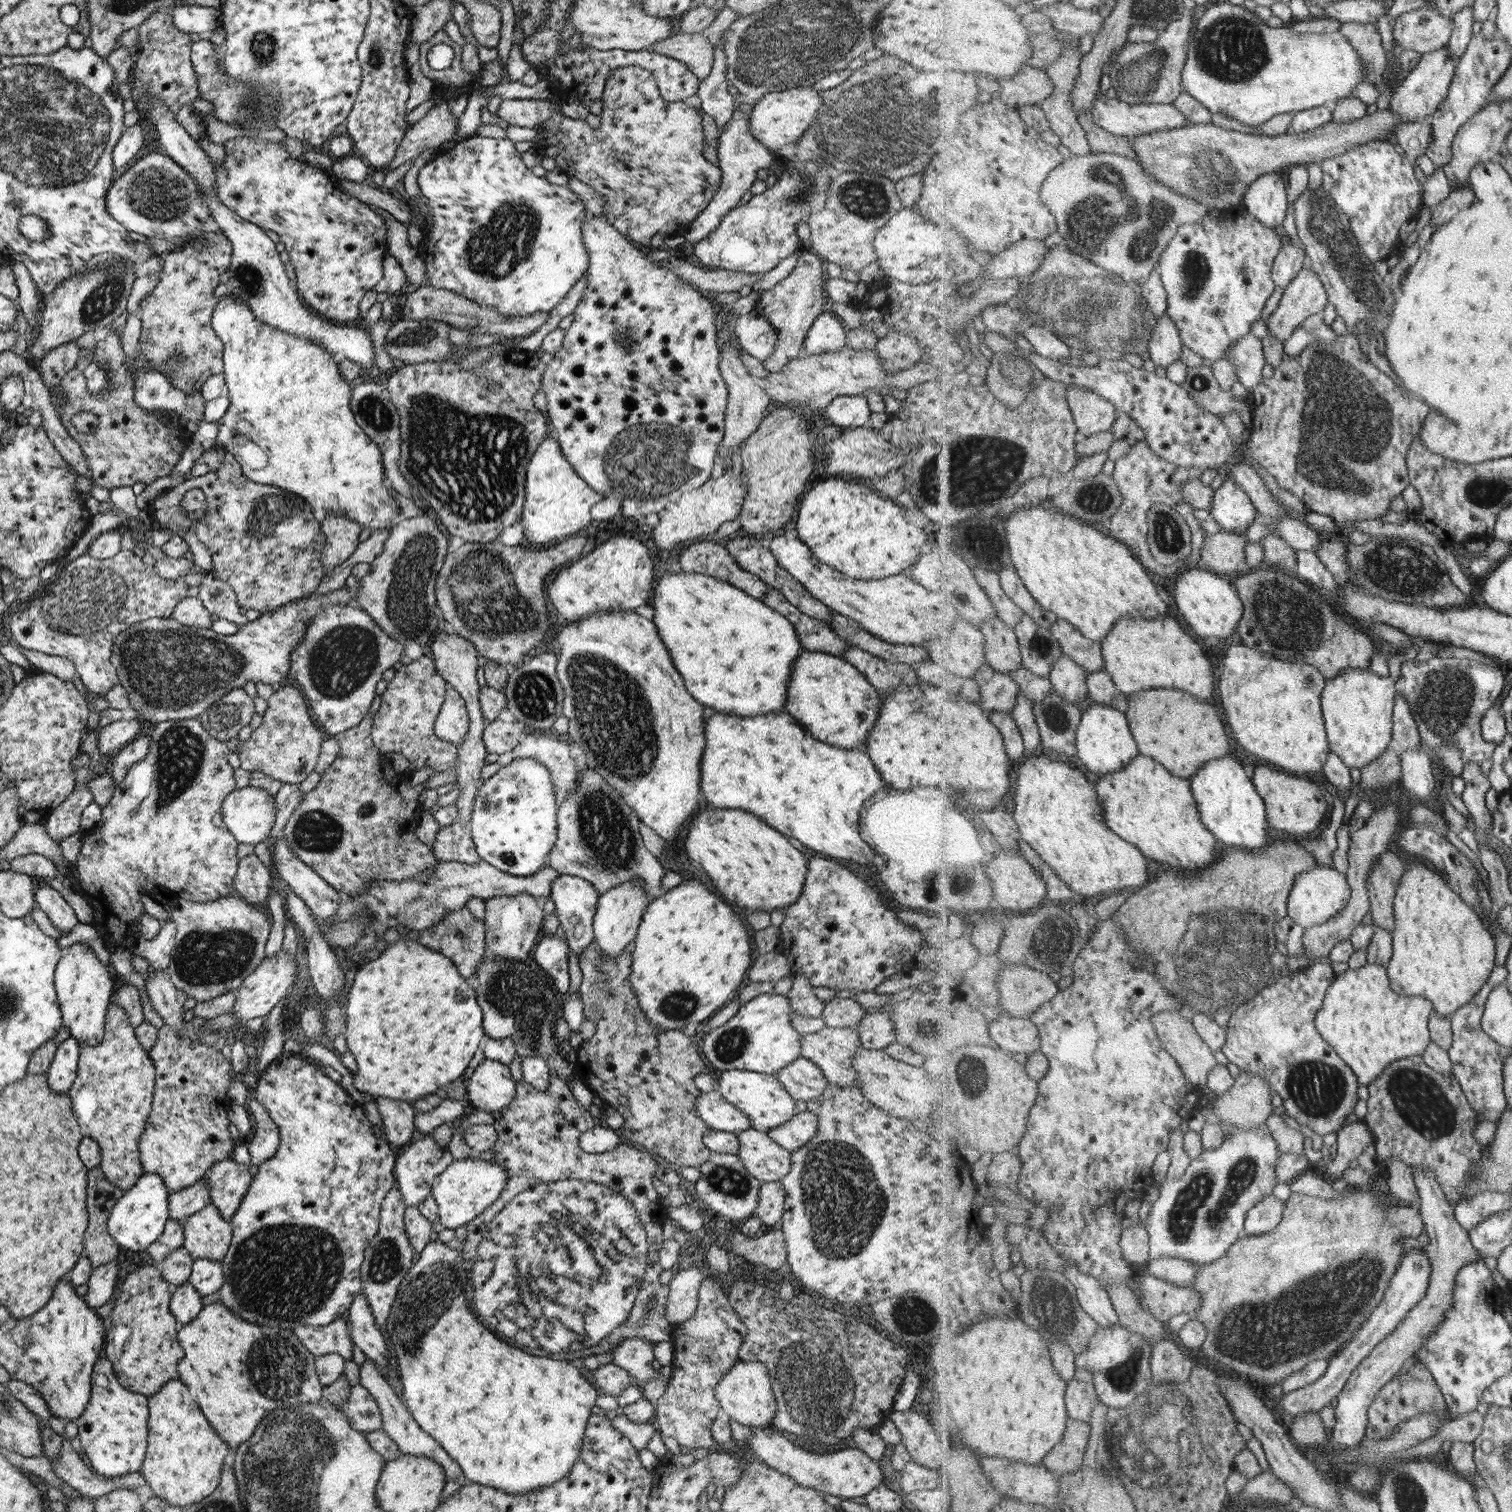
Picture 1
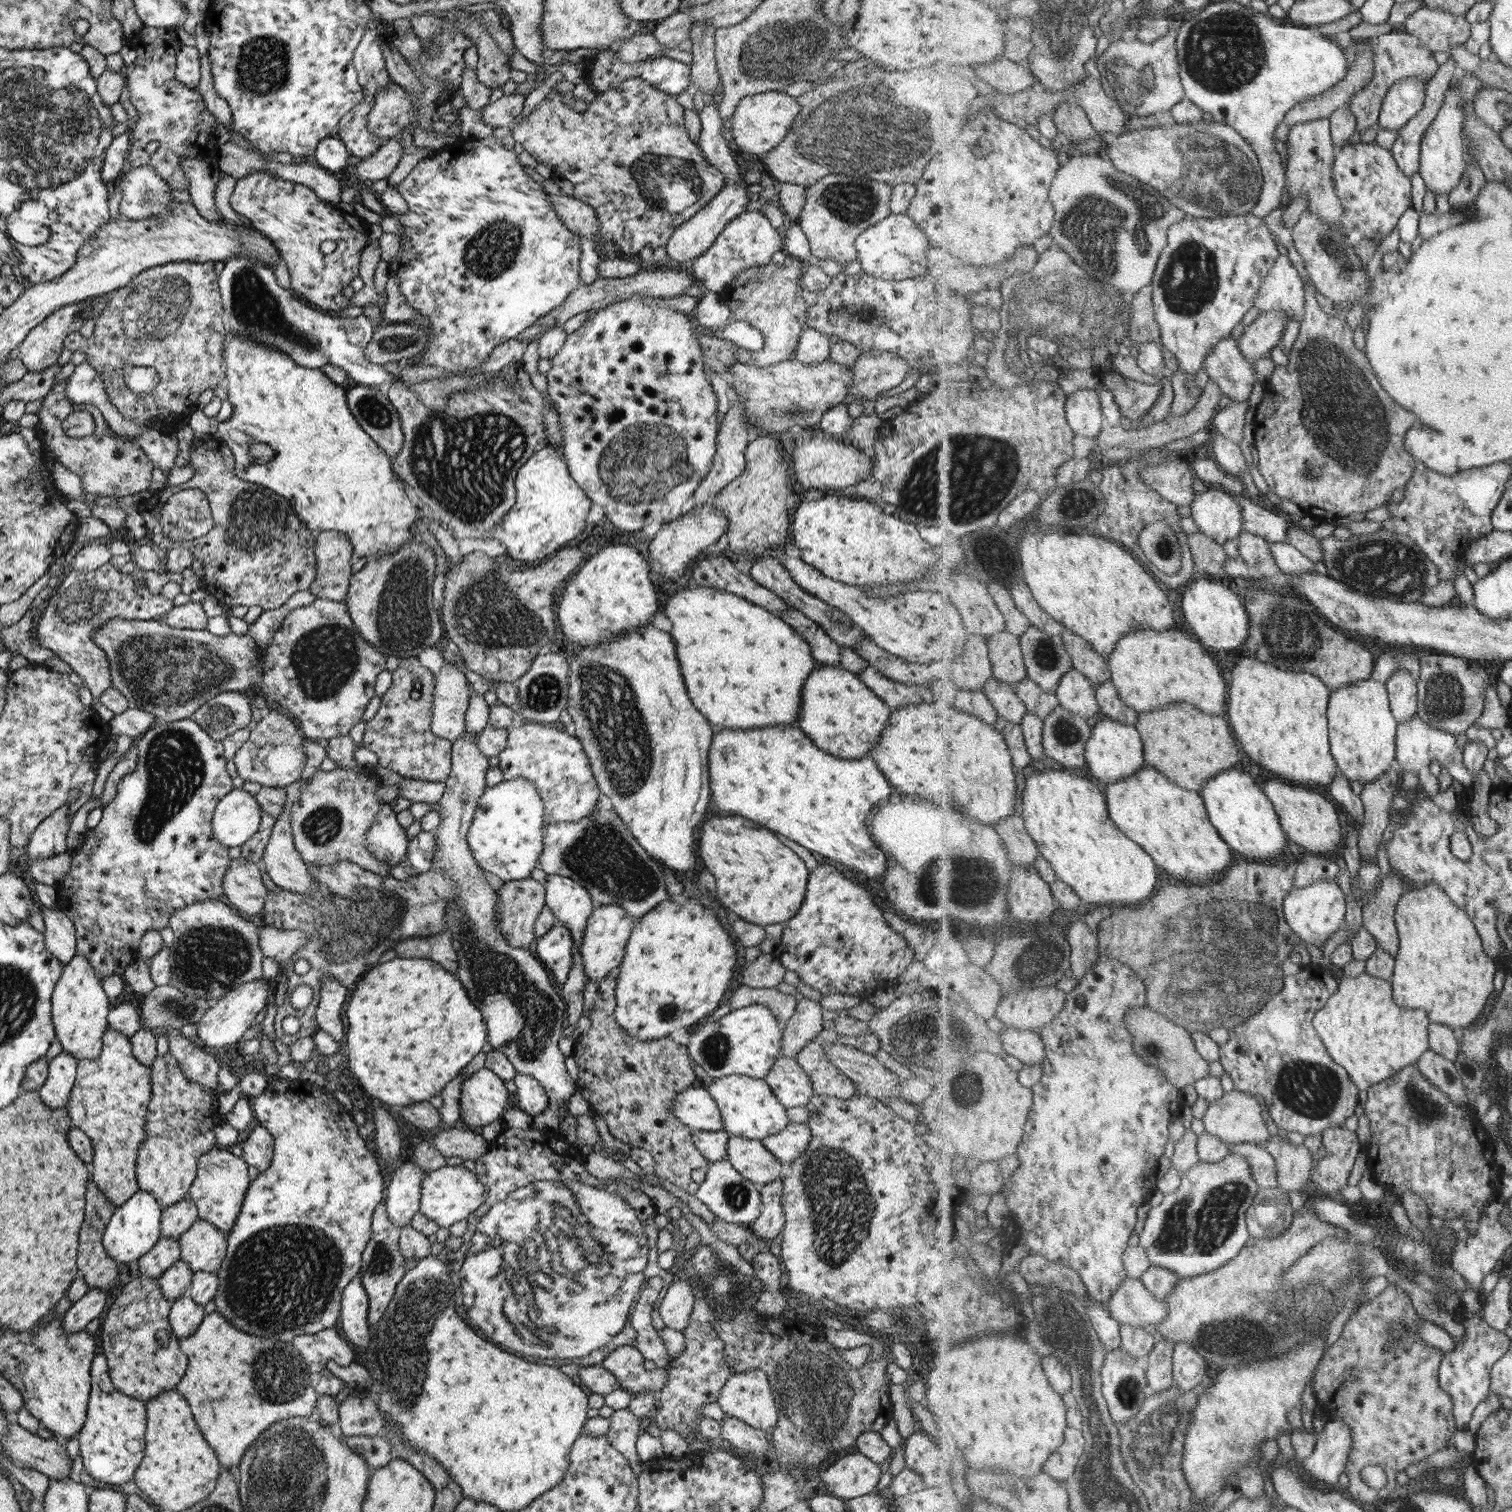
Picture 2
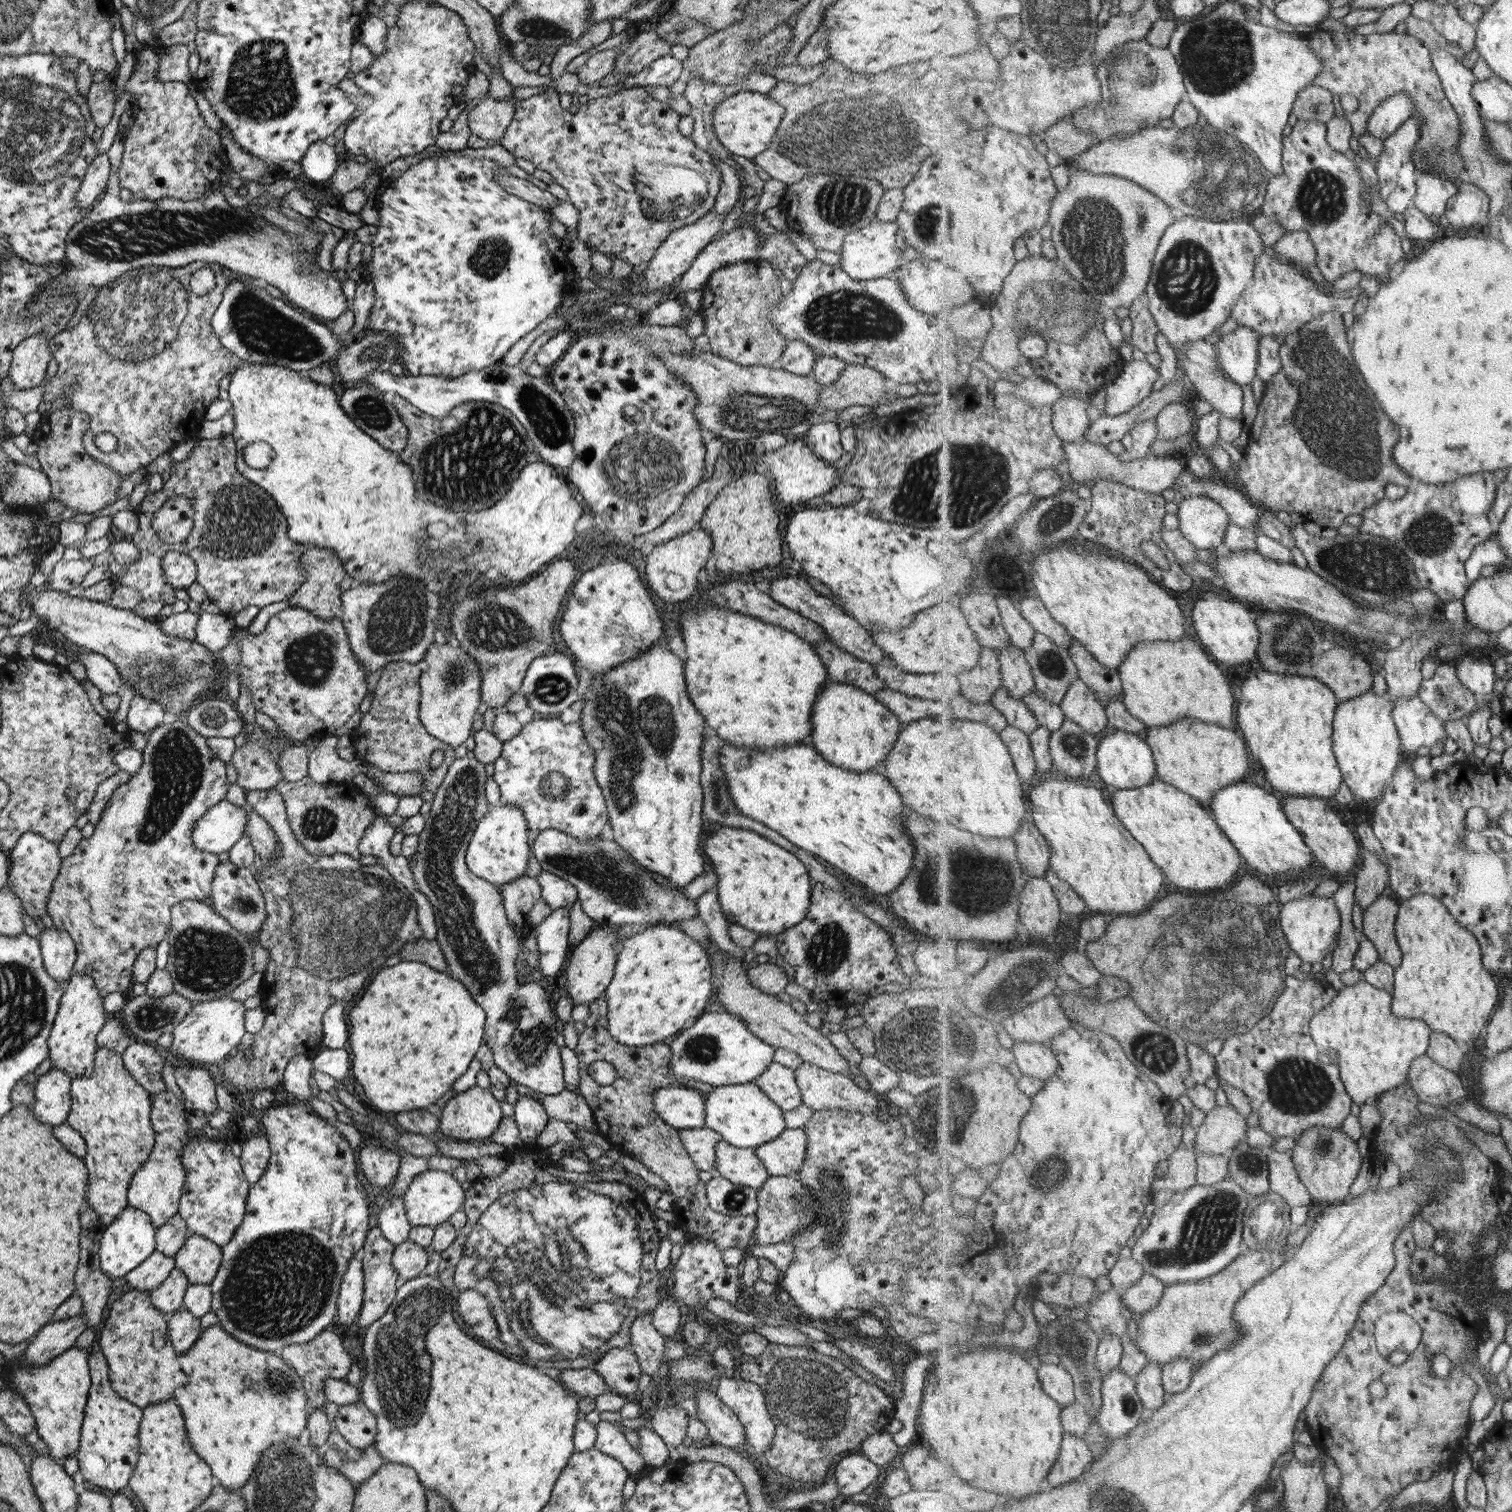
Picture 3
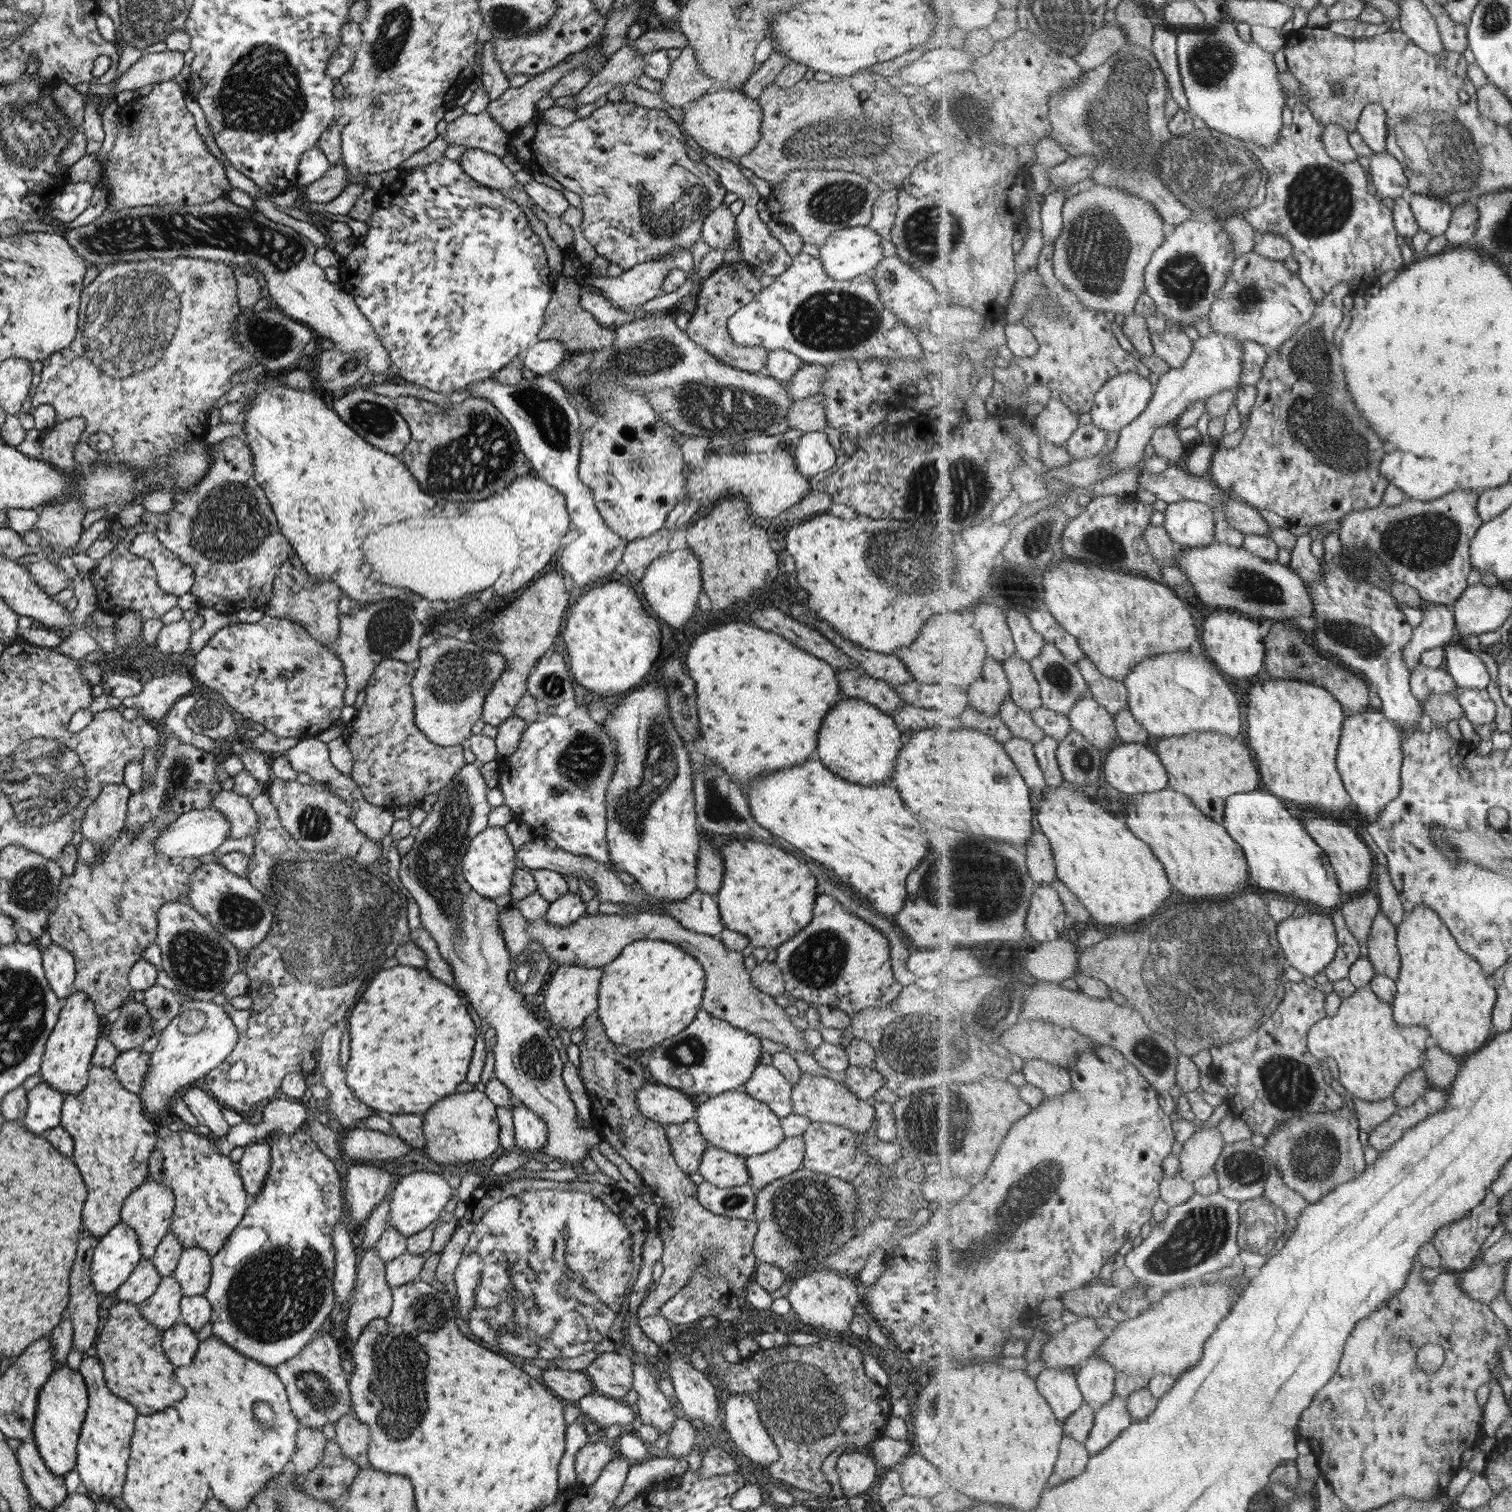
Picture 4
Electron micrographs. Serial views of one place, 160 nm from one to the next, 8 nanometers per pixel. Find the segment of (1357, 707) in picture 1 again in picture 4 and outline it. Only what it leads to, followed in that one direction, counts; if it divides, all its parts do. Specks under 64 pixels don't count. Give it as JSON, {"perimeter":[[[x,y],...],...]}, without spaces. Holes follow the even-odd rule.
{"perimeter":[[[1367,709],[1358,715],[1347,715],[1338,750],[1338,769],[1357,812],[1374,820],[1387,804],[1402,791],[1402,766],[1405,760],[1403,731],[1383,711]]]}

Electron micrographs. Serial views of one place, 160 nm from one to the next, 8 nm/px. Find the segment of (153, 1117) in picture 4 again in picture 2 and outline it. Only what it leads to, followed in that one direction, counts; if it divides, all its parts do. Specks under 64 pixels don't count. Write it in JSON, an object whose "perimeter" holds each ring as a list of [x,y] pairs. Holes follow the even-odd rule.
{"perimeter":[[[261,977],[246,983],[238,984],[221,998],[211,1002],[203,1017],[197,1022],[196,1036],[192,1041],[208,1054],[218,1056],[227,1045],[233,1045],[242,1038],[243,1033],[254,1022],[255,1015],[263,1010],[268,1000],[267,989],[271,984],[267,978]]]}

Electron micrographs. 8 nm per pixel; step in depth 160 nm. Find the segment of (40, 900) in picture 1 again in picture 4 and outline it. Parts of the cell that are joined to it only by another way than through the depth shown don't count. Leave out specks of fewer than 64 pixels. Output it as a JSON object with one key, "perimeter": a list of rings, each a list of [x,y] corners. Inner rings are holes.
{"perimeter":[[[51,944],[40,951],[42,969],[49,988],[63,1001],[74,990],[74,958],[67,950]]]}

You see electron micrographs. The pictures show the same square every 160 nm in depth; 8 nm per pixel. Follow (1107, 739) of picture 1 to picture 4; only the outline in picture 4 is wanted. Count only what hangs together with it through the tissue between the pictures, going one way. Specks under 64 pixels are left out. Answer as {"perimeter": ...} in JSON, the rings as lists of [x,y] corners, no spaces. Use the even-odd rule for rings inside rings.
{"perimeter":[[[1124,742],[1110,750],[1104,760],[1104,776],[1123,796],[1162,791],[1170,786],[1166,765],[1162,763],[1158,753],[1136,742]]]}

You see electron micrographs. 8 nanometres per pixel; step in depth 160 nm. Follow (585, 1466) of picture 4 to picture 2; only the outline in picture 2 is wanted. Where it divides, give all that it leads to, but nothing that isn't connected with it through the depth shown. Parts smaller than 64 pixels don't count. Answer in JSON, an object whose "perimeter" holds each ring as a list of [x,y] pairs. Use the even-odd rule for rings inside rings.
{"perimeter":[[[625,1408],[613,1411],[608,1420],[610,1425],[605,1436],[611,1446],[628,1460],[630,1466],[637,1461],[641,1462],[635,1448],[639,1426],[642,1426],[641,1418],[634,1416]]]}

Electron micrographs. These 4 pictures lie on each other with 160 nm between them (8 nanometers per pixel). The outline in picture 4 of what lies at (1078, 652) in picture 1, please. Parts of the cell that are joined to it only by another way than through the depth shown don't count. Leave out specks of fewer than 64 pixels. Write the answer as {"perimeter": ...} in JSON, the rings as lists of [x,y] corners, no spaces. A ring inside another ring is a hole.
{"perimeter":[[[1085,656],[1077,665],[1094,694],[1094,699],[1113,715],[1129,709],[1128,688],[1123,681],[1113,680],[1102,674],[1095,662]]]}

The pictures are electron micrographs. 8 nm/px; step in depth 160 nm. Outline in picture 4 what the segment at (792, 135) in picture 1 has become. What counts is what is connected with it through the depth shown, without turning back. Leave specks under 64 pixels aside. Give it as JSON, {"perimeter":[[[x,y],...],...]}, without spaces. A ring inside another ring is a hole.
{"perimeter":[[[713,89],[683,108],[680,132],[685,131],[703,150],[726,159],[745,156],[760,140],[761,106],[738,90]]]}

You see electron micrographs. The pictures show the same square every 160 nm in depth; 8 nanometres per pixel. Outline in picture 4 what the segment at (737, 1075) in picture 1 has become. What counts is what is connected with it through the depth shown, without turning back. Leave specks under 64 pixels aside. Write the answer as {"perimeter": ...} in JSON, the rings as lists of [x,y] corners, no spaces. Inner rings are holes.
{"perimeter":[[[740,1088],[709,1097],[695,1109],[693,1118],[708,1146],[735,1156],[757,1156],[769,1152],[784,1137],[778,1116],[759,1100],[752,1099]]]}

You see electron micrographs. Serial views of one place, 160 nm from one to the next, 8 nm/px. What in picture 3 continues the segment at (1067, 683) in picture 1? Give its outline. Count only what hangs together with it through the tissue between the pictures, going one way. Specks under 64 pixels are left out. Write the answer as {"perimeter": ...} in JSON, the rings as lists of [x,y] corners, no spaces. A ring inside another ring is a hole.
{"perimeter":[[[1079,679],[1071,683],[1061,704],[1067,719],[1075,721],[1093,734],[1099,734],[1109,726],[1108,714],[1105,714],[1103,702],[1098,699],[1094,689]]]}

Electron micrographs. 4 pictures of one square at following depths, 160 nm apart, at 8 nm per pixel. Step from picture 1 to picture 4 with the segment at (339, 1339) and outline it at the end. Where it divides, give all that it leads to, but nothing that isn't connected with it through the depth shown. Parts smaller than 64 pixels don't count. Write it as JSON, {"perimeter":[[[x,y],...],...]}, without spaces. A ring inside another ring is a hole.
{"perimeter":[[[316,1335],[301,1352],[273,1368],[283,1383],[292,1413],[300,1426],[321,1430],[327,1422],[335,1422],[350,1410],[350,1392],[339,1362],[339,1350],[329,1335]]]}

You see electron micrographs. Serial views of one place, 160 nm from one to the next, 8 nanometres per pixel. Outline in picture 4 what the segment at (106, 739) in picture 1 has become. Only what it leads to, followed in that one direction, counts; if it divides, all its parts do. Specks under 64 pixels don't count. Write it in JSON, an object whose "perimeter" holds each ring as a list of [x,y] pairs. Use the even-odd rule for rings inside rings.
{"perimeter":[[[175,673],[154,676],[132,697],[120,699],[123,708],[136,708],[144,720],[161,720],[179,697],[191,690],[193,682],[187,675]]]}

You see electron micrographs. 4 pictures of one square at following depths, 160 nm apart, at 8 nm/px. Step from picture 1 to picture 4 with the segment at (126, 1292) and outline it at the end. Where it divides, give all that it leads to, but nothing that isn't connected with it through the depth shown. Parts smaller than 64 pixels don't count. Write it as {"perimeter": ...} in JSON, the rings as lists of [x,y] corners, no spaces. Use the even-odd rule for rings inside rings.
{"perimeter":[[[119,1301],[109,1307],[107,1320],[97,1335],[97,1342],[95,1342],[95,1350],[97,1350],[95,1351],[95,1357],[101,1363],[106,1387],[111,1391],[111,1394],[130,1403],[139,1415],[153,1414],[157,1410],[173,1406],[173,1402],[177,1402],[177,1400],[183,1398],[183,1388],[179,1388],[176,1376],[174,1375],[174,1366],[164,1355],[164,1350],[161,1346],[161,1337],[162,1332],[152,1324],[149,1324],[140,1315],[138,1305]]]}

